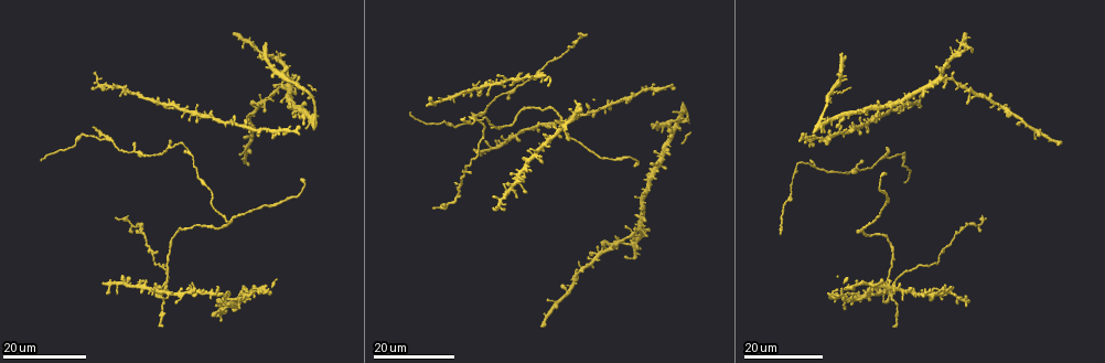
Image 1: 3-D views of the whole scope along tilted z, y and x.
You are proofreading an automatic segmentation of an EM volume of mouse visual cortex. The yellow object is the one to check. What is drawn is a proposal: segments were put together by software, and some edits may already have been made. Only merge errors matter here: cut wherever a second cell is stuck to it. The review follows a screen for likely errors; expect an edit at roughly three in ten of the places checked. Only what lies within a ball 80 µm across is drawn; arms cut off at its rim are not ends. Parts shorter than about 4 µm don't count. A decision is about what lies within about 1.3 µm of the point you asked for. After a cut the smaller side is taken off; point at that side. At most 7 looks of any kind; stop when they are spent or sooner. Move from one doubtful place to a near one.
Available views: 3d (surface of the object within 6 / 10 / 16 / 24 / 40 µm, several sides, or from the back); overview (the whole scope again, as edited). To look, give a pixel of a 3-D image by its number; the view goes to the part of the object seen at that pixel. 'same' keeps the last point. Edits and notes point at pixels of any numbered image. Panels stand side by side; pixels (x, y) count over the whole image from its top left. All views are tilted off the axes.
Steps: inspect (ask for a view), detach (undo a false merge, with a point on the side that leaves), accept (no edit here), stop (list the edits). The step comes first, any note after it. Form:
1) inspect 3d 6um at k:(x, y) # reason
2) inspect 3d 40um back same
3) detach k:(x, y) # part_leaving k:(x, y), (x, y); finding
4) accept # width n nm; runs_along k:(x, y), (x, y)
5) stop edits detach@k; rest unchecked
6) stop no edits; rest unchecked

inspect 3d 24um at 1:(891, 296) # arms part here

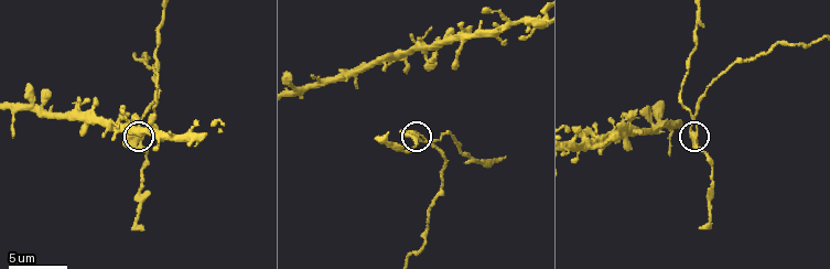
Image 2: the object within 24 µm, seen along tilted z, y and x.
inspect 3d 6um at 2:(693, 133) # closer look

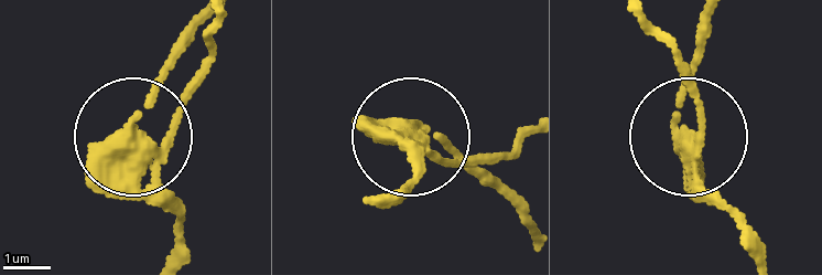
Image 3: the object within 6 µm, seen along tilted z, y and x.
detach 3:(179, 115) # part_leaving 3:(149, 179), (216, 23); two cells meet here

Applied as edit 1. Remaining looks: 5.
inspect overview

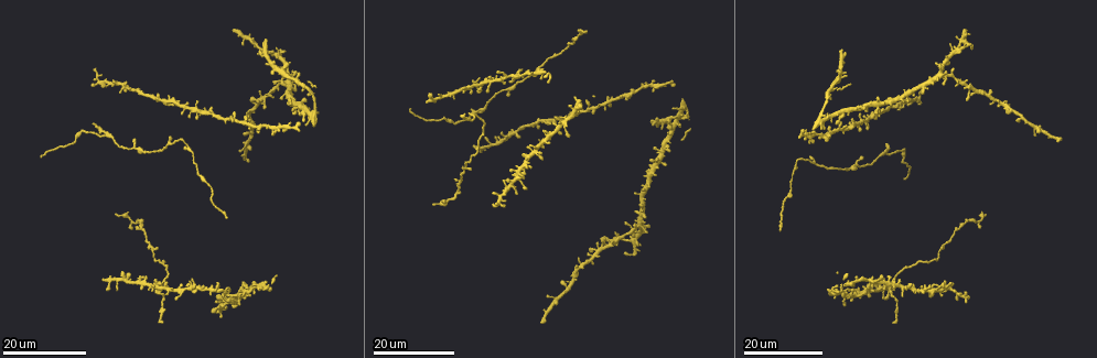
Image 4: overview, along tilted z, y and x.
inspect 3d 24um at 4:(956, 228) # two arms in line, one across

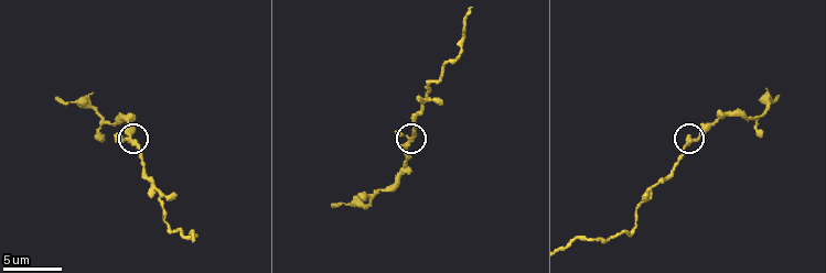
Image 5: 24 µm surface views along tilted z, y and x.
inspect 3d 6um at 5:(409, 140)

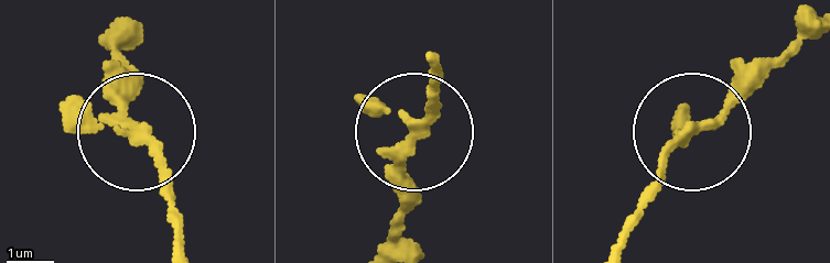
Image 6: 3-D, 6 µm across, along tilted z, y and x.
accept # width 190 nm; all the same cell

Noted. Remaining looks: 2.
inspect 3d 16um at 4:(508, 138) # four-way junction

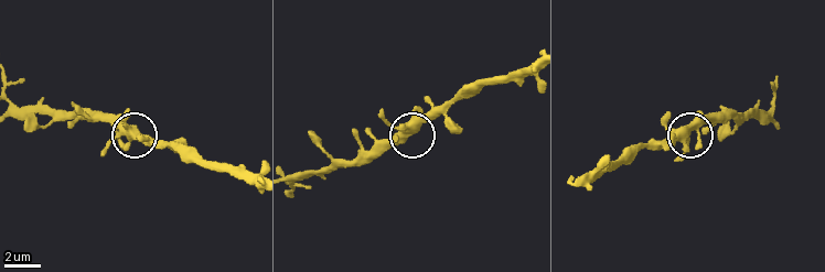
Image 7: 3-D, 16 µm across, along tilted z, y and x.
inspect 3d 10um at 7:(121, 132)

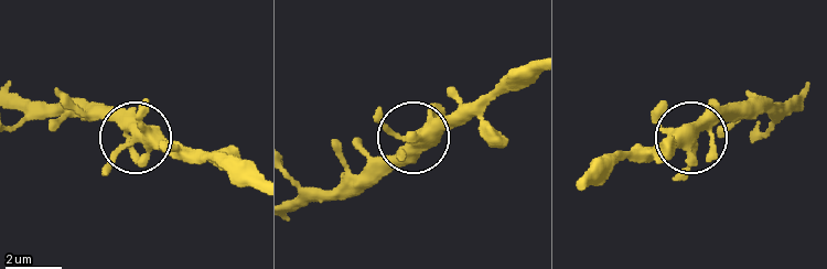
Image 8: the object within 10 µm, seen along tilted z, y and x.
accept # arms 4; runs_along 8:(251, 185), (217, 163), (136, 141), (100, 104); continuous, no second cell

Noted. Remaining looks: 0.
stop edits detach@3; rest unchecked

